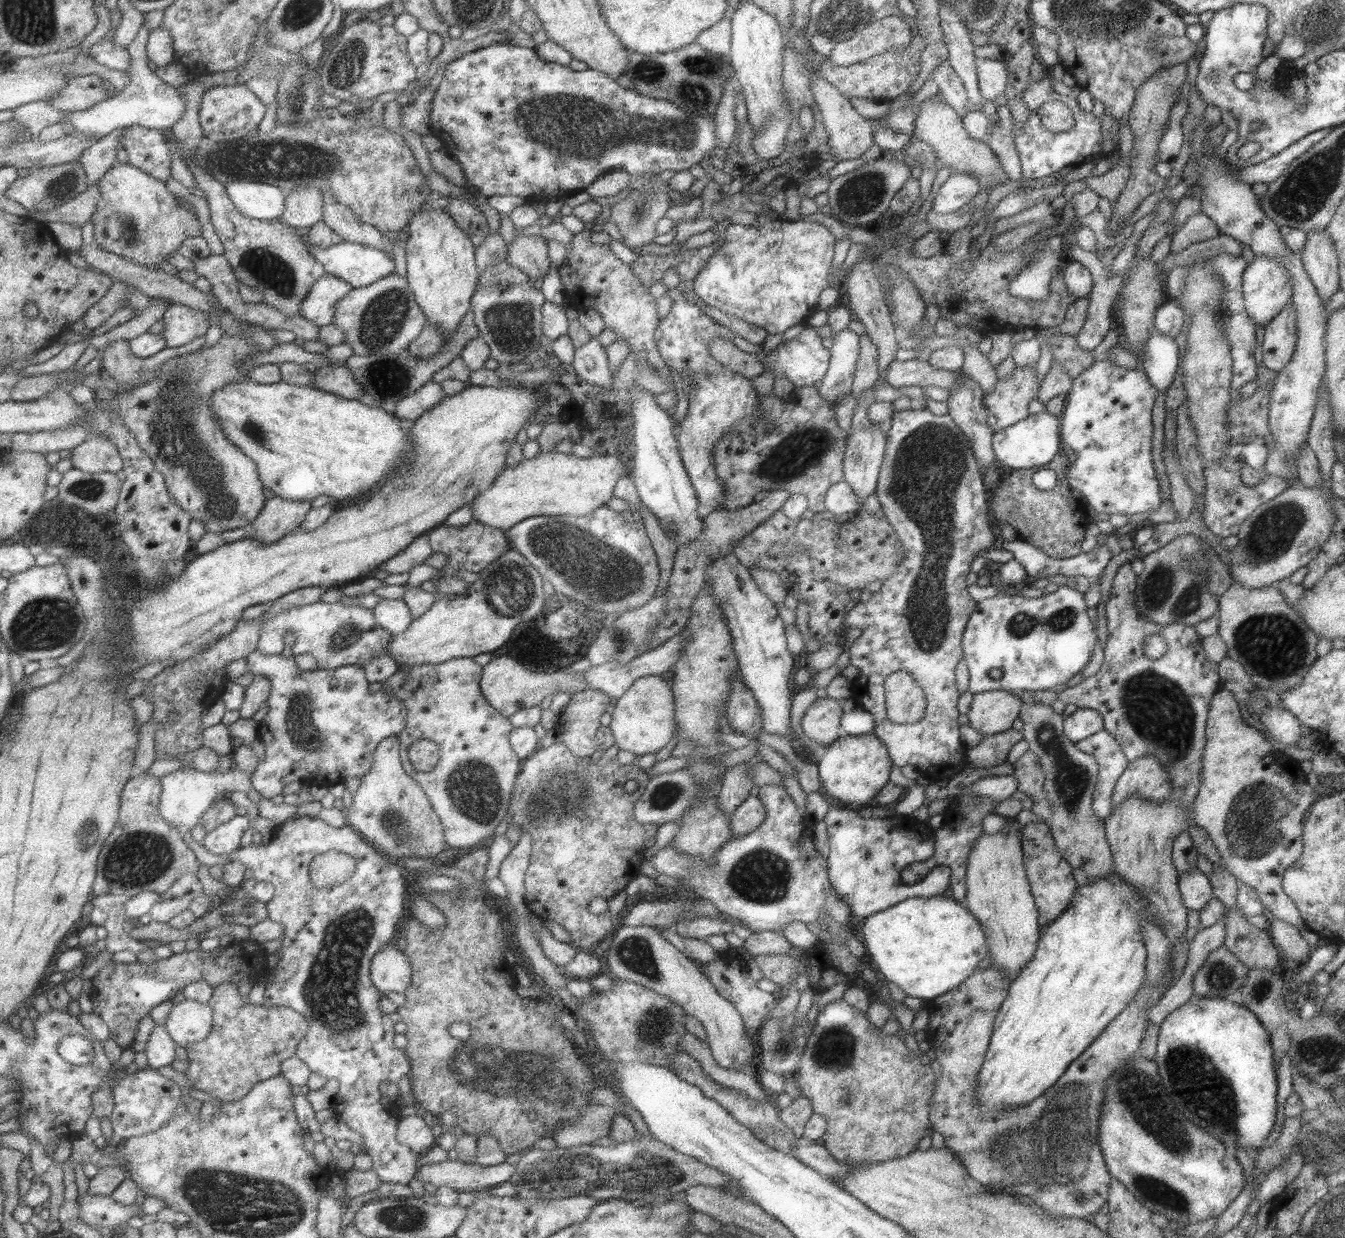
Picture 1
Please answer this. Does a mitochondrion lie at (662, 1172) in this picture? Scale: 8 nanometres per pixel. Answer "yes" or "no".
yes

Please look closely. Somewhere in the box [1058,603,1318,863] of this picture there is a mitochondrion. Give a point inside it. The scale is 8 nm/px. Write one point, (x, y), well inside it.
(1158, 711)

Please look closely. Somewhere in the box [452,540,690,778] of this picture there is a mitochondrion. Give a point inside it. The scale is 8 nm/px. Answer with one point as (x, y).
(510, 585)

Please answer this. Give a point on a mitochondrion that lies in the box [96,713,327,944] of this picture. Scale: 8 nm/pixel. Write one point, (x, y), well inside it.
(139, 858)

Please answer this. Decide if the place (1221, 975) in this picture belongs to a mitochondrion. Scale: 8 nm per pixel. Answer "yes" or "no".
yes

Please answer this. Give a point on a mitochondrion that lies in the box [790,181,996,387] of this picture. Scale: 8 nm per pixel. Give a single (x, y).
(957, 300)

